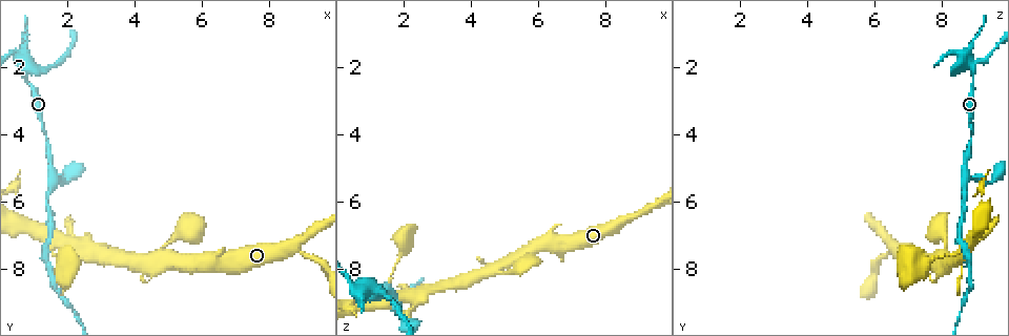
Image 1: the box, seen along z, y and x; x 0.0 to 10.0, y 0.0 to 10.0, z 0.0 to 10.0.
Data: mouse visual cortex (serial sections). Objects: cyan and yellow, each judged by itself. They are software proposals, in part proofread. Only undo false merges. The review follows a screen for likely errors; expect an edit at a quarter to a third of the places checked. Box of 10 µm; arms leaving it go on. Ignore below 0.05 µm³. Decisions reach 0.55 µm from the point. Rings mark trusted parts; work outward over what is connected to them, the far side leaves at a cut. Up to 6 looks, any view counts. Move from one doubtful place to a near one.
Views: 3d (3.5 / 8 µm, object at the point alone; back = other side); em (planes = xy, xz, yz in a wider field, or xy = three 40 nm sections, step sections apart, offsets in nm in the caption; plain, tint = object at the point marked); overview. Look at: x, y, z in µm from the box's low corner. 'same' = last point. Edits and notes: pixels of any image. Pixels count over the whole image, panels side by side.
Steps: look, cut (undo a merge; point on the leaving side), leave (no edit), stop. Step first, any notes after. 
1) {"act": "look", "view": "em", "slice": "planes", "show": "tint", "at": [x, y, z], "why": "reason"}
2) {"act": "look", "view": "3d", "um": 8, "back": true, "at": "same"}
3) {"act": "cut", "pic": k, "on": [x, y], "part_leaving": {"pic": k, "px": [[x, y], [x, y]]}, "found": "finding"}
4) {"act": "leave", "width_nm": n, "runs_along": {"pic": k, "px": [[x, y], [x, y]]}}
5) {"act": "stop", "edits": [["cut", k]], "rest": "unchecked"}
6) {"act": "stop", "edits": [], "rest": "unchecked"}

{"act": "look", "view": "3d", "um": 3.5, "at": [0.75, 1.90, 8.70], "why": "branch point"}

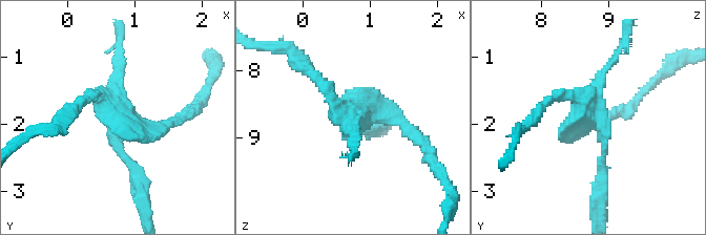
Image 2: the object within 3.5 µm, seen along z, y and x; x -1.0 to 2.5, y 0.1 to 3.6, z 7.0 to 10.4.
{"act": "look", "view": "em", "slice": "xy", "step": 3, "show": "tint", "at": [0.75, 1.90, 8.80], "why": "now the EM"}

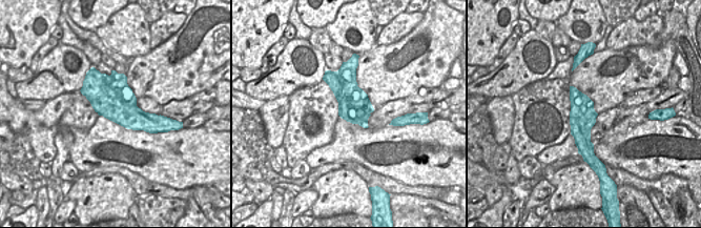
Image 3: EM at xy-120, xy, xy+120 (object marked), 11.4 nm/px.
{"act": "cut", "pic": 2, "on": [172, 123], "width_nm": 380, "part_leaving": {"pic": 2, "px": [[120, 116], [165, 126], [194, 107]]}, "found": "two cells meet here"}

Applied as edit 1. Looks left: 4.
{"act": "look", "view": "3d", "um": 8, "at": [1.60, 5.25, 8.70], "why": "side arm on a straight run"}

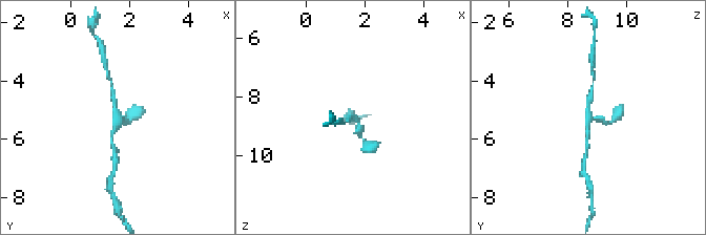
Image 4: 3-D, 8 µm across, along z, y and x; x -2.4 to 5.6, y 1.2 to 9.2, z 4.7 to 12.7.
{"act": "look", "view": "3d", "um": 3.5, "at": "same", "why": "closer look"}

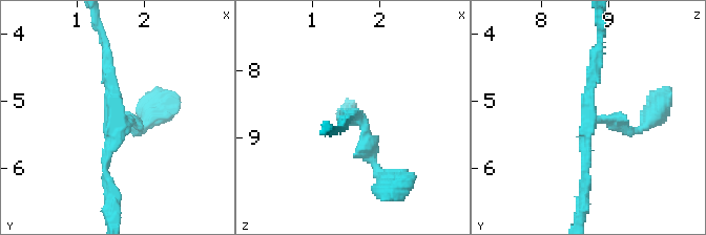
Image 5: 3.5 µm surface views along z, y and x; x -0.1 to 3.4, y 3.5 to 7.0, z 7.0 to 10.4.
{"act": "look", "view": "em", "slice": "xy", "step": 1, "show": "tint", "at": [1.60, 5.25, 8.70], "arms": 3, "arm_widths_nm": [150, 150, 200], "why": "shape alone is not enough"}

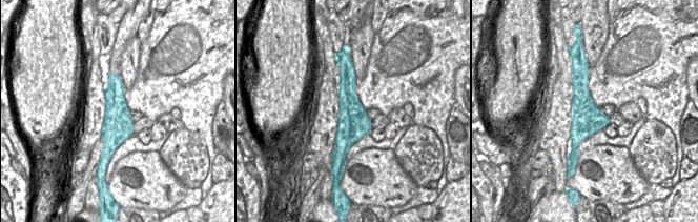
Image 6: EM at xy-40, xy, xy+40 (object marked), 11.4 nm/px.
{"act": "leave", "width_nm": 360, "runs_along": {"pic": 6, "px": [[347, 67], [348, 133], [340, 156]]}, "found": "one cell here"}

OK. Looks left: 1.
{"act": "stop", "edits": [["cut", 2]], "rest": "unchecked"}

